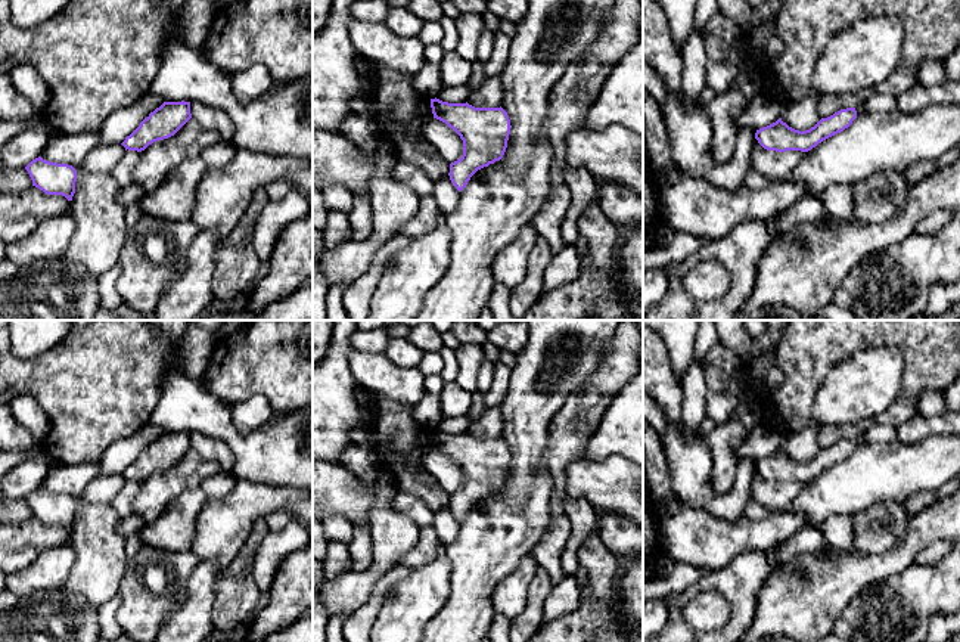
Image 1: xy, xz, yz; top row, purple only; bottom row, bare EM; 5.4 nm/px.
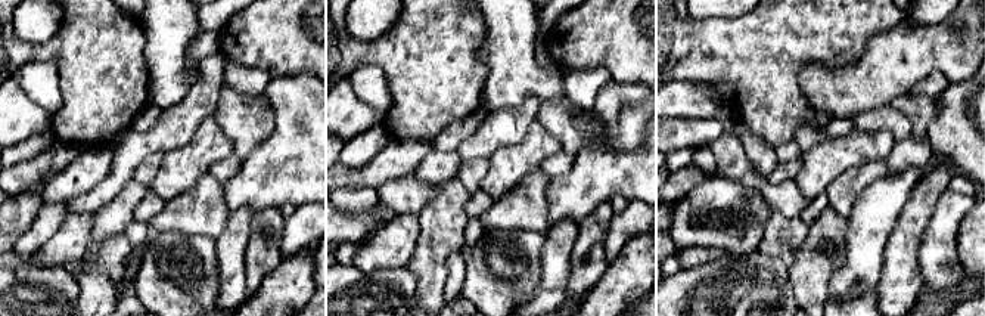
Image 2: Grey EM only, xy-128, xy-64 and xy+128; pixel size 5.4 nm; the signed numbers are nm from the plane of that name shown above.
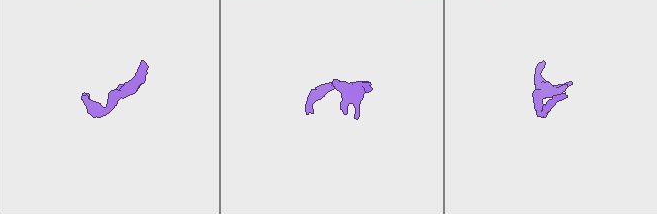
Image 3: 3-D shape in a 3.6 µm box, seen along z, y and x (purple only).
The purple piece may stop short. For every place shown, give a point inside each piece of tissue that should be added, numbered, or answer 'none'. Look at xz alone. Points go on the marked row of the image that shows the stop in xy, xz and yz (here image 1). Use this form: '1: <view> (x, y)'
none

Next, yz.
none

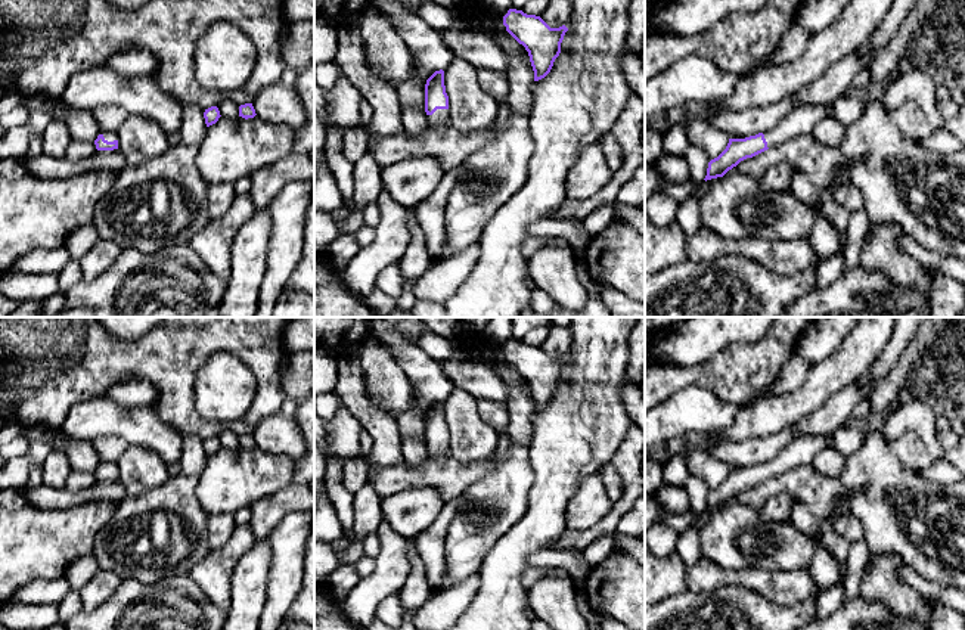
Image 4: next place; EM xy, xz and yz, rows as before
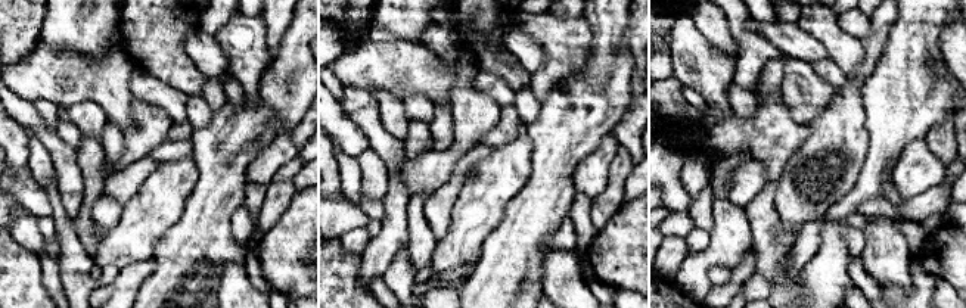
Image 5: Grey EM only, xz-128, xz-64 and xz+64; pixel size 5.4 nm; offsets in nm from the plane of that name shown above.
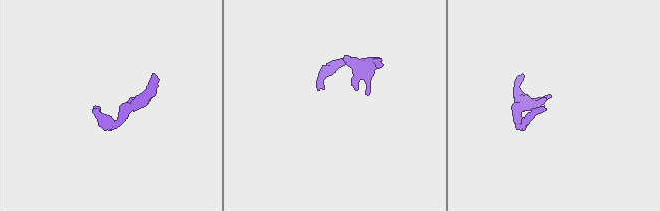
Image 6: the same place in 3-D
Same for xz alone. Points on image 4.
1: xz (440, 117)

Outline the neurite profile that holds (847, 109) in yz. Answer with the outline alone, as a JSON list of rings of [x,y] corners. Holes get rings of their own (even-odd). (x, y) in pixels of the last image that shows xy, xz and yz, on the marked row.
[[[843,94],[834,100],[831,115],[843,125],[848,127],[862,117],[863,109],[865,103],[862,100]]]

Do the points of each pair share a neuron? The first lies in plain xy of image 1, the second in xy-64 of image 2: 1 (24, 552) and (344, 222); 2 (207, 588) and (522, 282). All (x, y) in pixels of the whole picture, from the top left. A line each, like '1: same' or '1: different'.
1: same
2: different

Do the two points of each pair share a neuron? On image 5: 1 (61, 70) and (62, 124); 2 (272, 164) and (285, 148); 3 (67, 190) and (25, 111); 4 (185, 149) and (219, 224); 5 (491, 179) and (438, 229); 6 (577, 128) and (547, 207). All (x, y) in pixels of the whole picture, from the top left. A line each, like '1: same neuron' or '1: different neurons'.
1: different neurons
2: same neuron
3: same neuron
4: different neurons
5: different neurons
6: same neuron

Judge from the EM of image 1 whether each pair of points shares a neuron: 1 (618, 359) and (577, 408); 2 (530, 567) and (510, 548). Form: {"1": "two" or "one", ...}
{"1": "one", "2": "two"}

